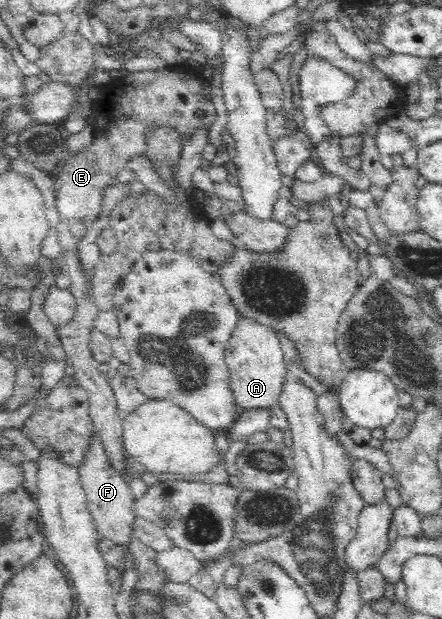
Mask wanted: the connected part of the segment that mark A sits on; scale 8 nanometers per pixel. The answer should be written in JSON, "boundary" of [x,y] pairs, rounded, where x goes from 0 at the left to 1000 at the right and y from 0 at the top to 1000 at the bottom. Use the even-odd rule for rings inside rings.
{"boundary":[[[552,511],[525,536],[525,546],[509,564],[518,596],[518,627],[525,646],[541,666],[559,662],[613,662],[633,649],[640,624],[652,619],[654,601],[645,588],[645,572],[631,546],[604,528]]]}

